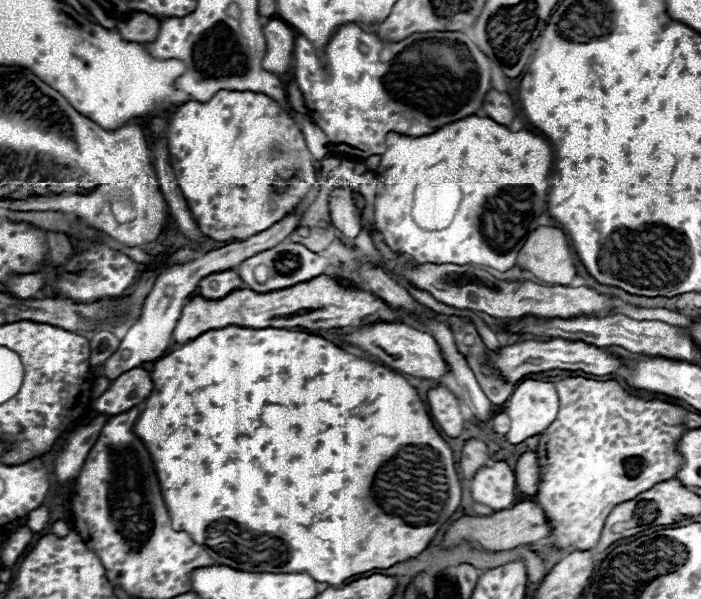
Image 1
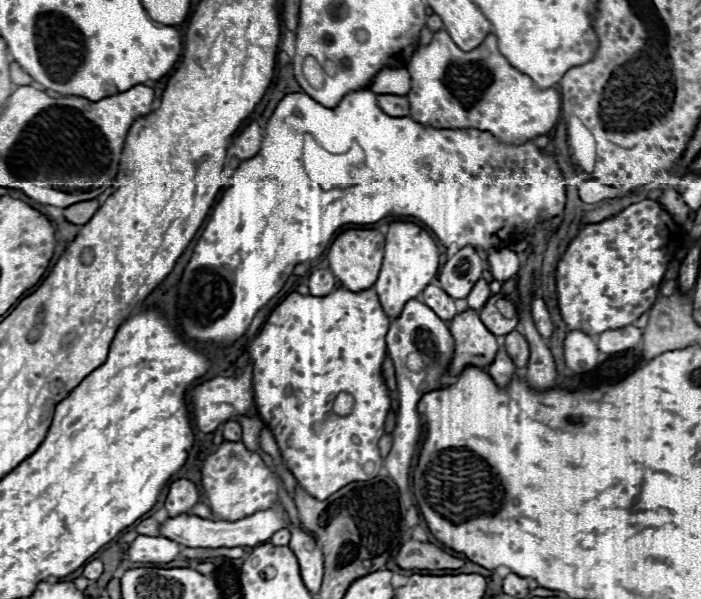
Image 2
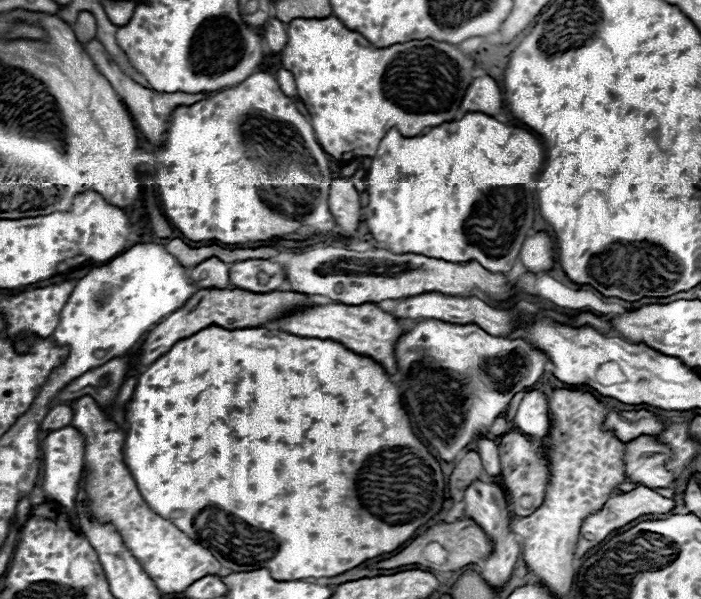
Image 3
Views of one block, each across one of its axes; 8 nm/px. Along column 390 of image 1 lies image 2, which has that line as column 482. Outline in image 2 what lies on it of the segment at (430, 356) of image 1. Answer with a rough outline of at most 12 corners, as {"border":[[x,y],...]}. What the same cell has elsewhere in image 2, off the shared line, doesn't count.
{"border":[[474,310],[450,322],[456,350],[446,374],[484,368],[498,352],[496,336]]}

